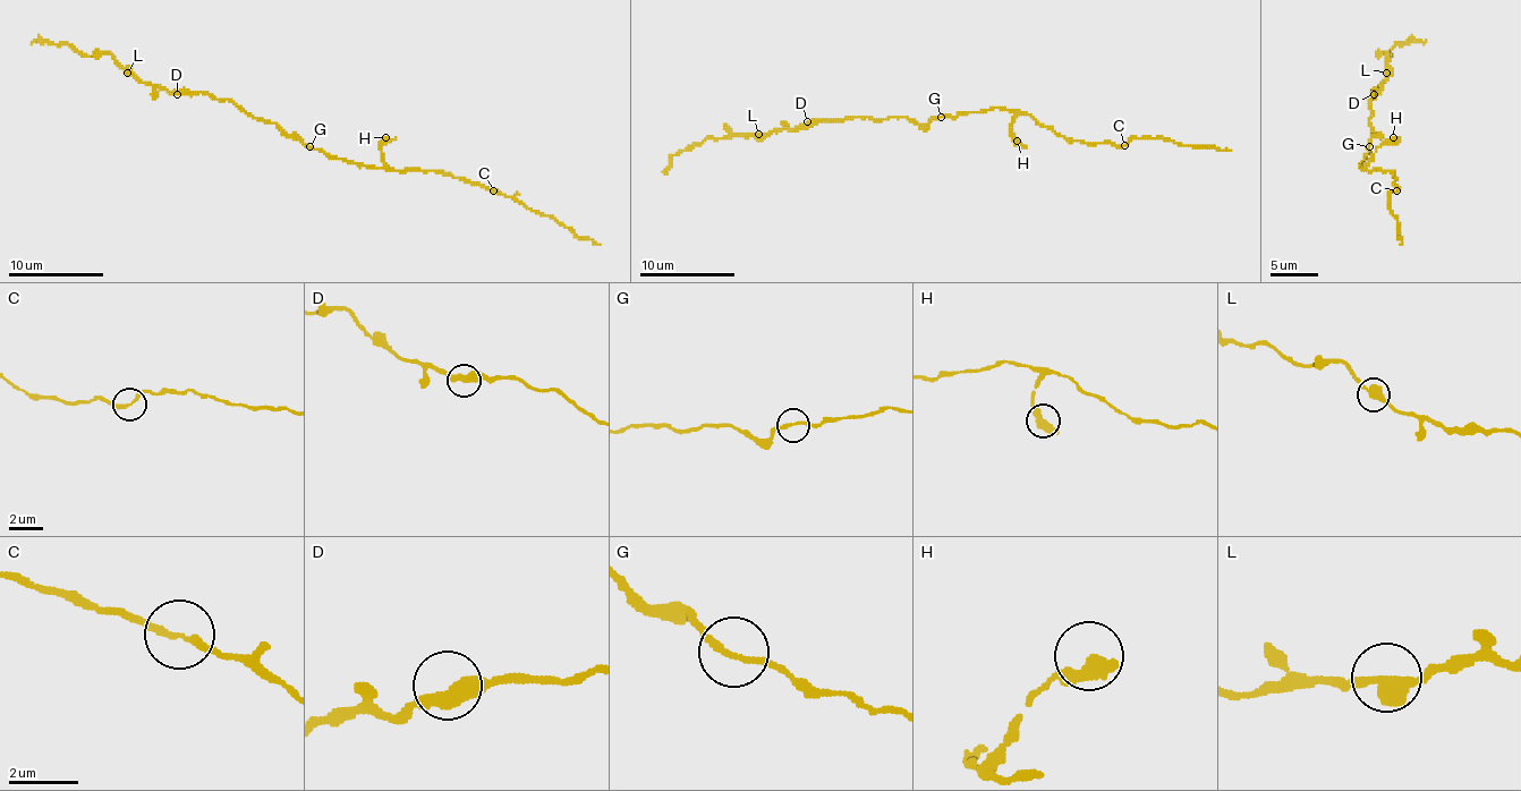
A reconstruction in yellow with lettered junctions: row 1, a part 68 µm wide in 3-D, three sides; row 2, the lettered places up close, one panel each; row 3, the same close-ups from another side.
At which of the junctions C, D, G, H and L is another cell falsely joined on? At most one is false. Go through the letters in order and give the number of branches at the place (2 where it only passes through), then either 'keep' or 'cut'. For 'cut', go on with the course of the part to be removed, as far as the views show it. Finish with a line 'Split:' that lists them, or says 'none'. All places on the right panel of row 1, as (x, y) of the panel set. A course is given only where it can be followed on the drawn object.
C: 2 branches meet; keep
D: 2 branches meet; keep
G: 2 branches meet; keep
H: 2 branches meet; keep
L: 2 branches meet; keep
Split: none

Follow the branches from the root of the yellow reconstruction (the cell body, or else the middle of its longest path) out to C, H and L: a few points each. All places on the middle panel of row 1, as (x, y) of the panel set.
C: (941, 117), (1004, 108), (1026, 112), (1041, 124), (1073, 141), (1123, 145)
H: (941, 117), (1004, 108), (1014, 112), (1012, 136), (1017, 141)
L: (941, 117), (933, 117), (926, 124), (915, 124), (905, 117), (846, 117), (757, 134)

